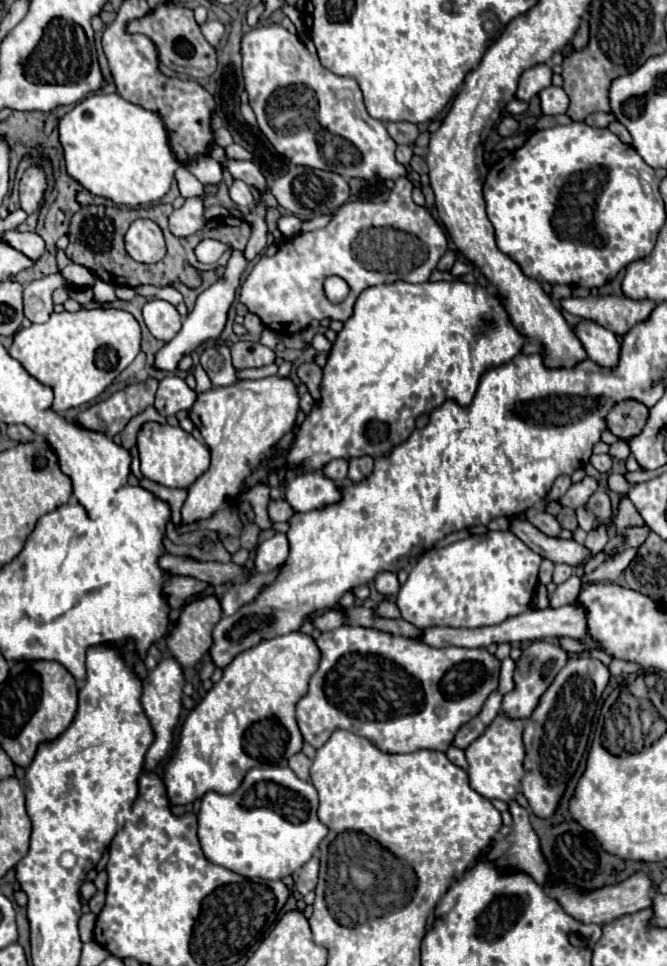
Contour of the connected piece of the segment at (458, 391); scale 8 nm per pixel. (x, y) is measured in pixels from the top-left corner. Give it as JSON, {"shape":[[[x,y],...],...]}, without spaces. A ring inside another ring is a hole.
{"shape":[[[398,280],[394,284],[366,288],[354,304],[352,318],[344,322],[344,328],[332,344],[320,384],[322,406],[314,406],[306,416],[294,446],[284,458],[290,466],[306,466],[306,472],[312,472],[322,470],[322,466],[334,458],[348,460],[354,454],[388,454],[412,434],[414,420],[420,414],[430,414],[444,402],[444,398],[468,406],[480,376],[488,368],[506,364],[514,358],[524,342],[524,336],[518,334],[504,312],[502,302],[478,284],[460,280],[410,284]]]}

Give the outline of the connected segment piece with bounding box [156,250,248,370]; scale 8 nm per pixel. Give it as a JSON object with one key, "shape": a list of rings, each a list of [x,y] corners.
{"shape":[[[232,250],[232,256],[230,256],[230,260],[228,260],[228,264],[226,264],[226,270],[224,270],[224,276],[222,276],[214,286],[210,286],[208,290],[204,290],[204,292],[198,296],[196,306],[194,306],[194,310],[184,318],[180,332],[156,354],[156,368],[160,368],[160,370],[176,370],[176,366],[178,366],[178,362],[184,354],[190,354],[190,352],[194,352],[202,342],[220,336],[220,332],[222,332],[222,328],[224,328],[224,324],[226,324],[228,308],[230,308],[230,304],[234,302],[234,294],[236,294],[236,288],[238,288],[238,284],[240,284],[240,276],[242,276],[242,272],[246,270],[246,266],[248,266],[248,260],[246,260],[244,252],[242,252],[242,250]]]}

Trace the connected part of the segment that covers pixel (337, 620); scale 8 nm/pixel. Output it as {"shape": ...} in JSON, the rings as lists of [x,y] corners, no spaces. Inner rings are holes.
{"shape":[[[326,610],[326,614],[316,614],[312,624],[318,628],[318,630],[334,630],[338,626],[344,626],[344,614],[338,612],[338,610]]]}

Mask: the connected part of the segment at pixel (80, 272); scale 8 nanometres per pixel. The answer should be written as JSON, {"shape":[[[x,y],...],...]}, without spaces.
{"shape":[[[68,264],[66,268],[60,270],[60,274],[68,282],[68,286],[78,288],[78,290],[92,288],[92,284],[96,280],[96,276],[86,266],[80,266],[80,264]]]}

